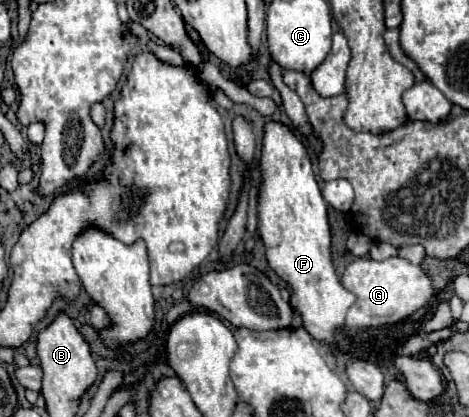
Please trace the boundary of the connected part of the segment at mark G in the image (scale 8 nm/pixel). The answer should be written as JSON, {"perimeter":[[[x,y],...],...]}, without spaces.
{"perimeter":[[[360,257],[346,267],[340,281],[344,289],[356,295],[356,303],[348,309],[344,321],[346,329],[366,329],[366,327],[382,327],[388,323],[398,323],[404,317],[418,311],[426,301],[434,299],[436,295],[430,277],[418,265],[412,265],[400,257],[390,257],[384,261]]]}

